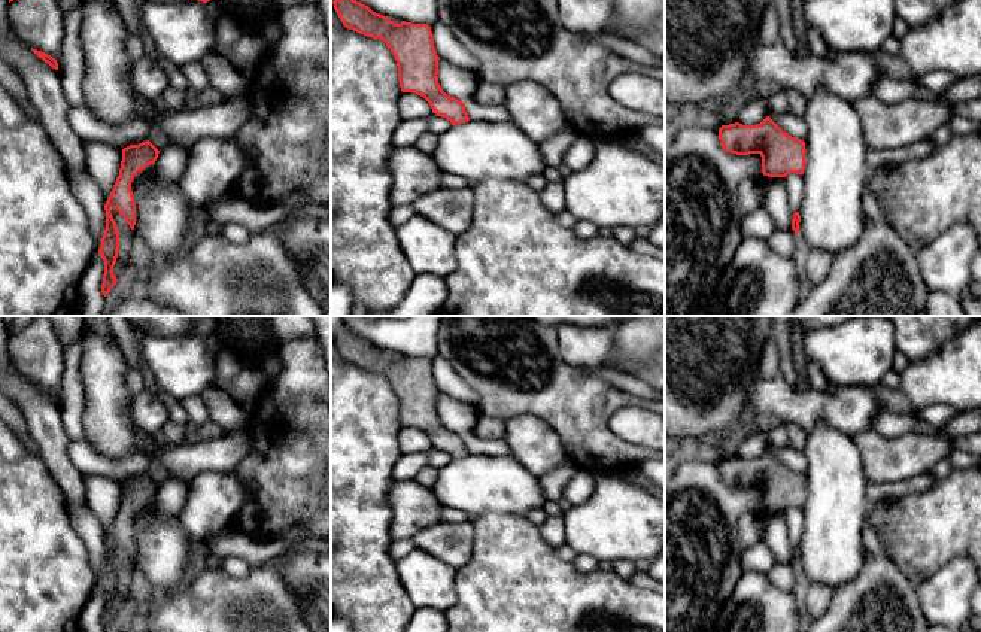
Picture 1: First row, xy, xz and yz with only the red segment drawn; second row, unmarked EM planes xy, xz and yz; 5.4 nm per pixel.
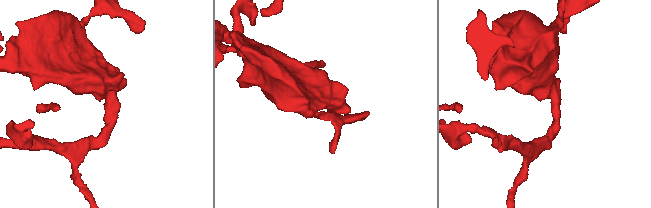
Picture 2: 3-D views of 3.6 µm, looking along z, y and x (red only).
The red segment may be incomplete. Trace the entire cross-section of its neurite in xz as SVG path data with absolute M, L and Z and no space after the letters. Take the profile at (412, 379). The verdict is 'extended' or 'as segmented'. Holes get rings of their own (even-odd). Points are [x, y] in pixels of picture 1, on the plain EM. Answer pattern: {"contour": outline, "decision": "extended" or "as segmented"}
{"contour": "M350 329L340 331L332 338L346 362L380 373L388 379L398 399L398 416L403 426L423 431L432 447L446 452L452 459L470 455L465 437L447 429L438 417L440 391L434 382L429 359L406 355L395 358Z", "decision": "as segmented"}

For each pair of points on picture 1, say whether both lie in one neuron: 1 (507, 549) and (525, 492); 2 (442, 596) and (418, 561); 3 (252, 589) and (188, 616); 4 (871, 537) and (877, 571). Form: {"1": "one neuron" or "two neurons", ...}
{"1": "two neurons", "2": "one neuron", "3": "one neuron", "4": "two neurons"}

